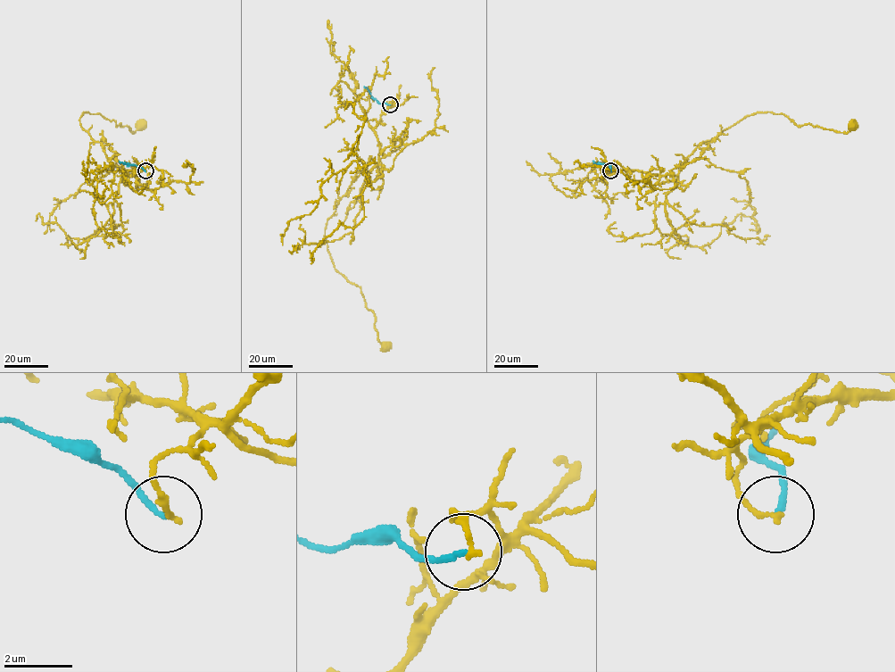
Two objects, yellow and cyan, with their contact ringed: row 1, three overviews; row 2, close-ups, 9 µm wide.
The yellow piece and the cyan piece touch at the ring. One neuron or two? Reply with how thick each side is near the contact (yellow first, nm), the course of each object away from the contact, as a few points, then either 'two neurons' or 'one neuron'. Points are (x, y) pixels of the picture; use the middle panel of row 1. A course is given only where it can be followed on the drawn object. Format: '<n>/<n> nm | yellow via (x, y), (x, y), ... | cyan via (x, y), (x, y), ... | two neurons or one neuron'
150/150 nm | yellow via (390, 104), (374, 128), (379, 161), (357, 173), (325, 237), (335, 269), (360, 287), (386, 346) | cyan via (390, 104), (379, 103), (364, 87) | two neurons

